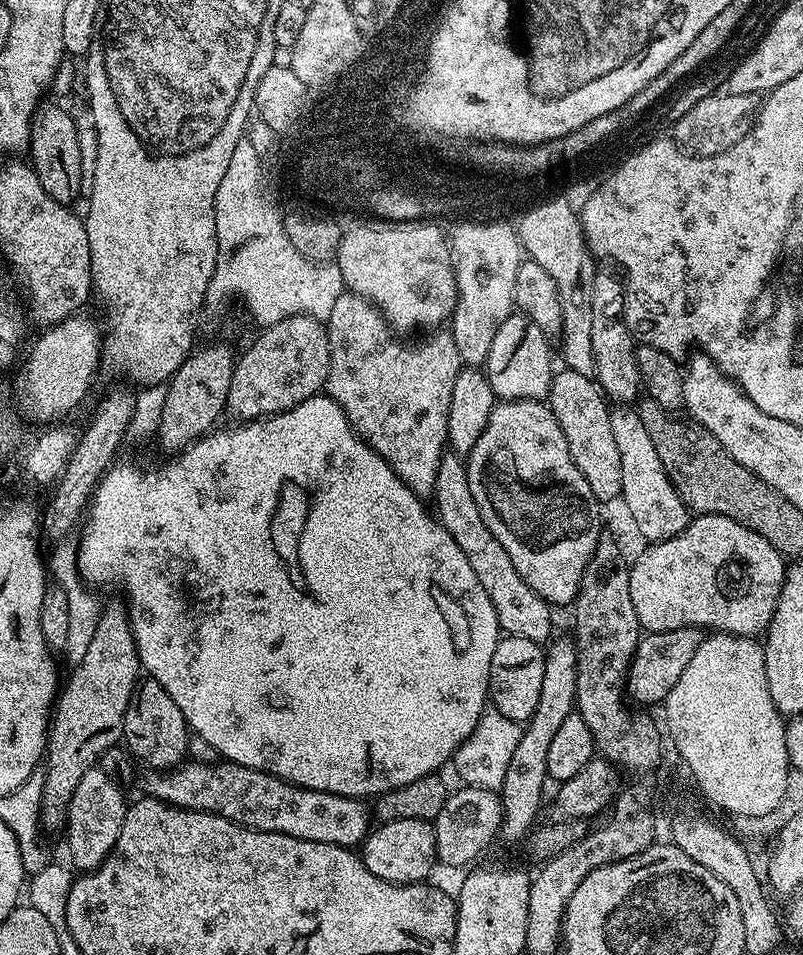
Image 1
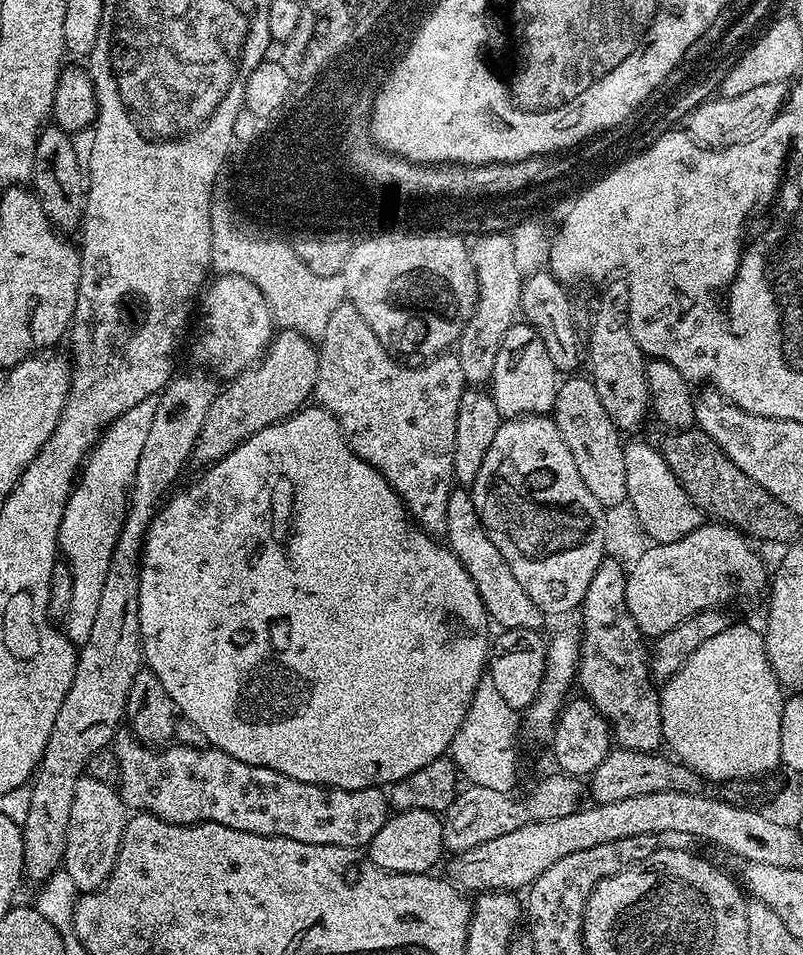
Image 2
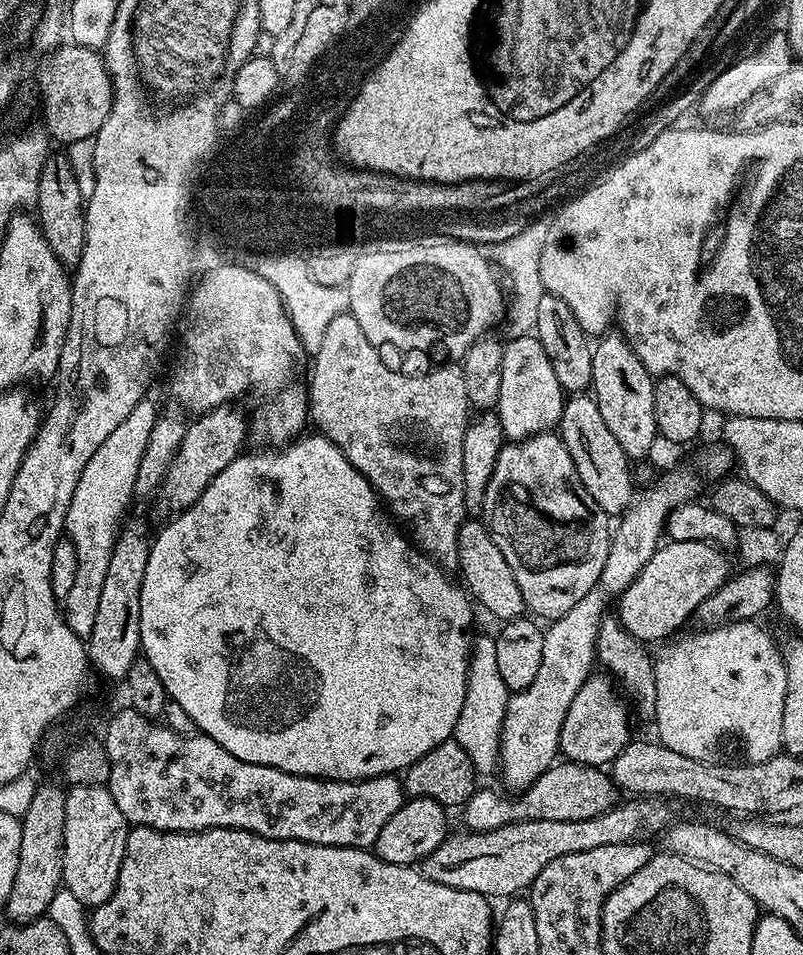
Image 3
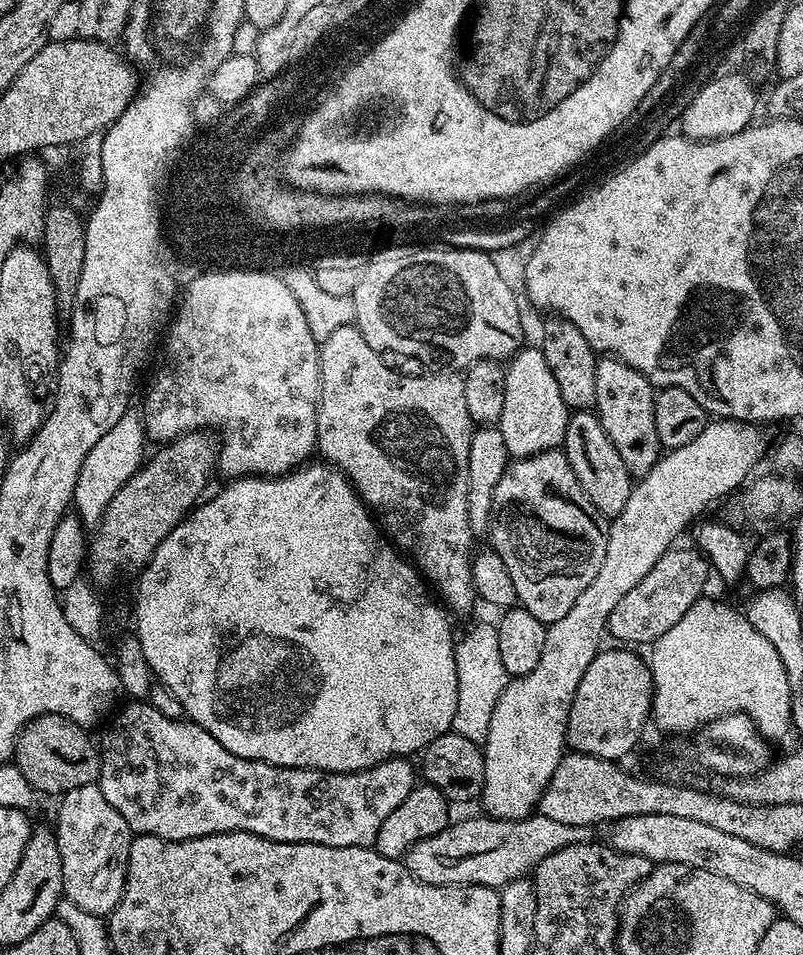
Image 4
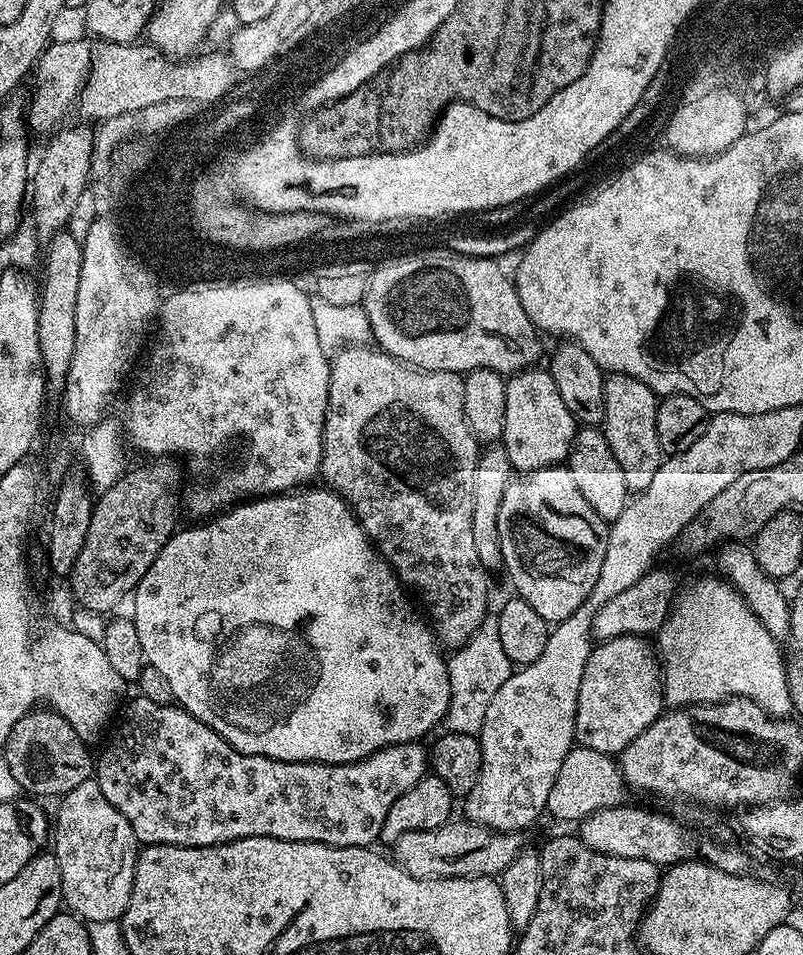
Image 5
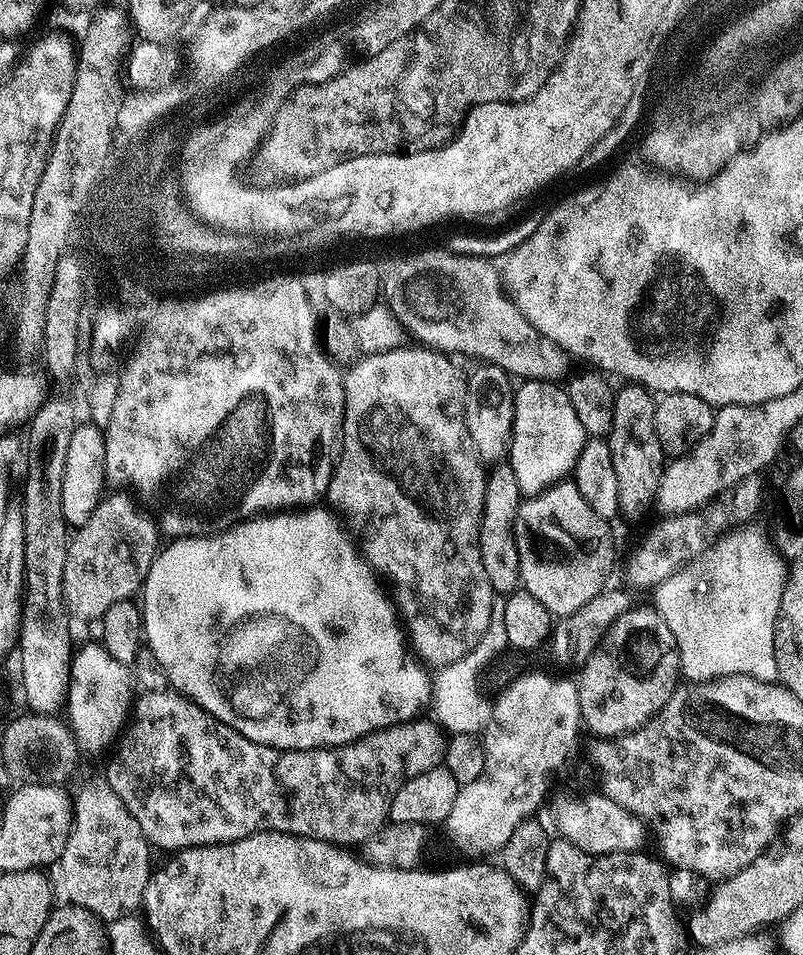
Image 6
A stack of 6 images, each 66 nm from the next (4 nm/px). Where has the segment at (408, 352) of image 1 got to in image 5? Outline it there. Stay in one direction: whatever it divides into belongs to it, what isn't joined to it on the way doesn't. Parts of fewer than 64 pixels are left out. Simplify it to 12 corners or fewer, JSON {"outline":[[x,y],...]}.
{"outline":[[331,357],[320,463],[437,641],[479,630],[464,376]]}

